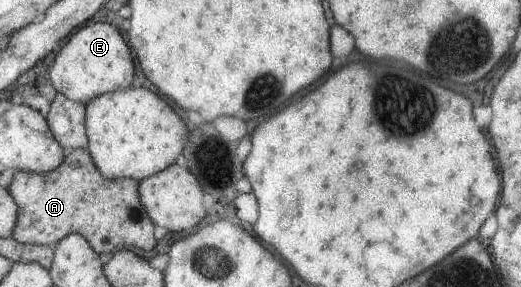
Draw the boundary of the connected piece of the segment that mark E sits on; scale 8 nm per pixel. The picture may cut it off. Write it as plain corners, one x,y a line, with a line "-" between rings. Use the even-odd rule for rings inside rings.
94,23
83,26
79,32
75,32
69,38
69,42
61,48
55,57
53,67
48,72
51,72
51,82
58,93
63,93
72,101
86,104
86,102
101,96
103,93
131,87
133,78
135,78
135,62
129,46
125,44
123,34
116,26
110,23

